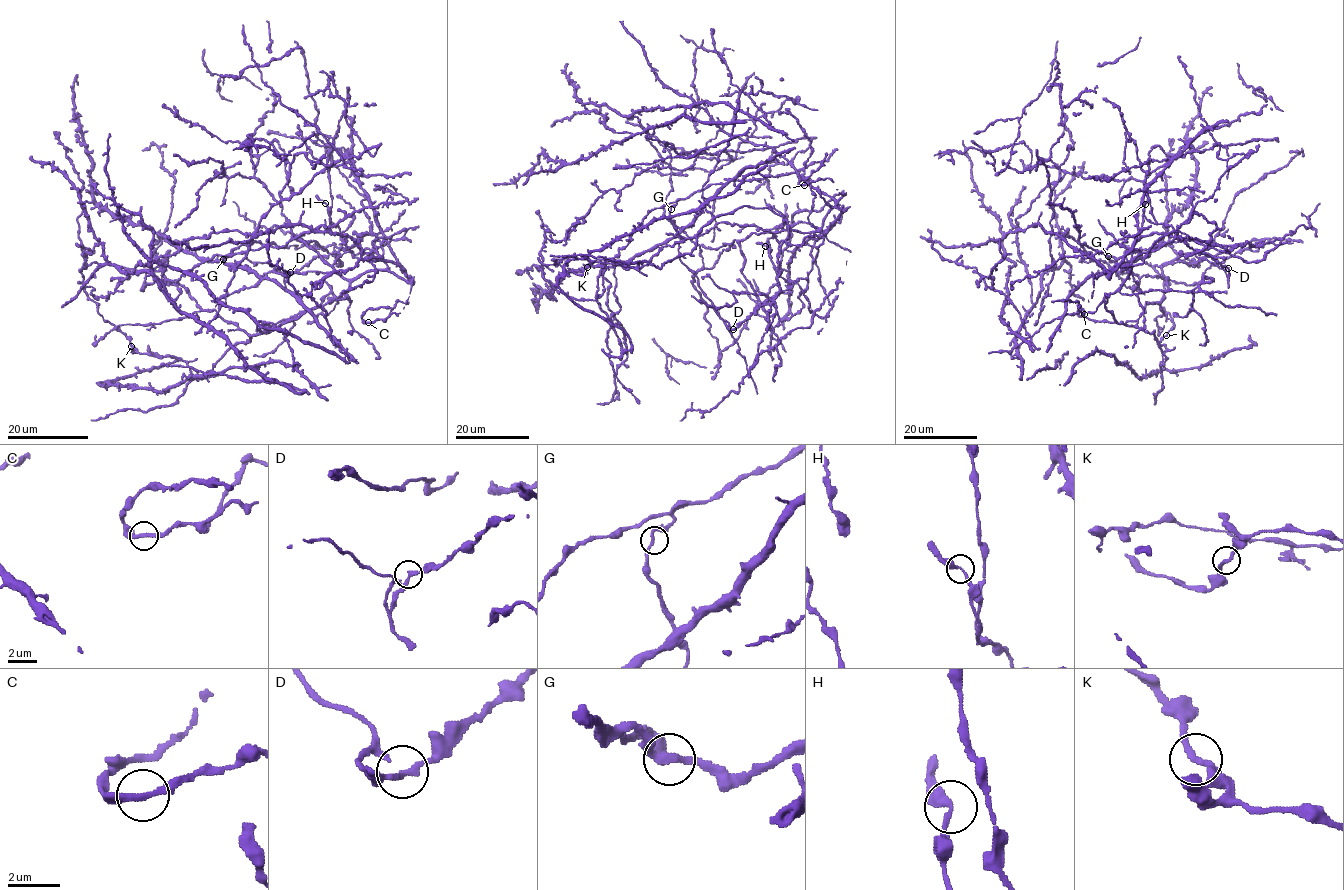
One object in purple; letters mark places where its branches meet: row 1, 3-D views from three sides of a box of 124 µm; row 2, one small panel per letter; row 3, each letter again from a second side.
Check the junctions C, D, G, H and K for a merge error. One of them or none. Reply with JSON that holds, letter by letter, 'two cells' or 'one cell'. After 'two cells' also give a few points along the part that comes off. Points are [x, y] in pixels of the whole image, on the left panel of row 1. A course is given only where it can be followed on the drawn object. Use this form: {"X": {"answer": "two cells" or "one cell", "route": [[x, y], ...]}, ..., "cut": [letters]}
{"C": {"answer": "one cell"}, "D": {"answer": "two cells", "route": [[290, 272], [284, 280], [286, 273], [268, 263], [250, 262], [244, 252]]}, "G": {"answer": "one cell"}, "H": {"answer": "one cell"}, "K": {"answer": "one cell"}, "cut": ["D"]}

